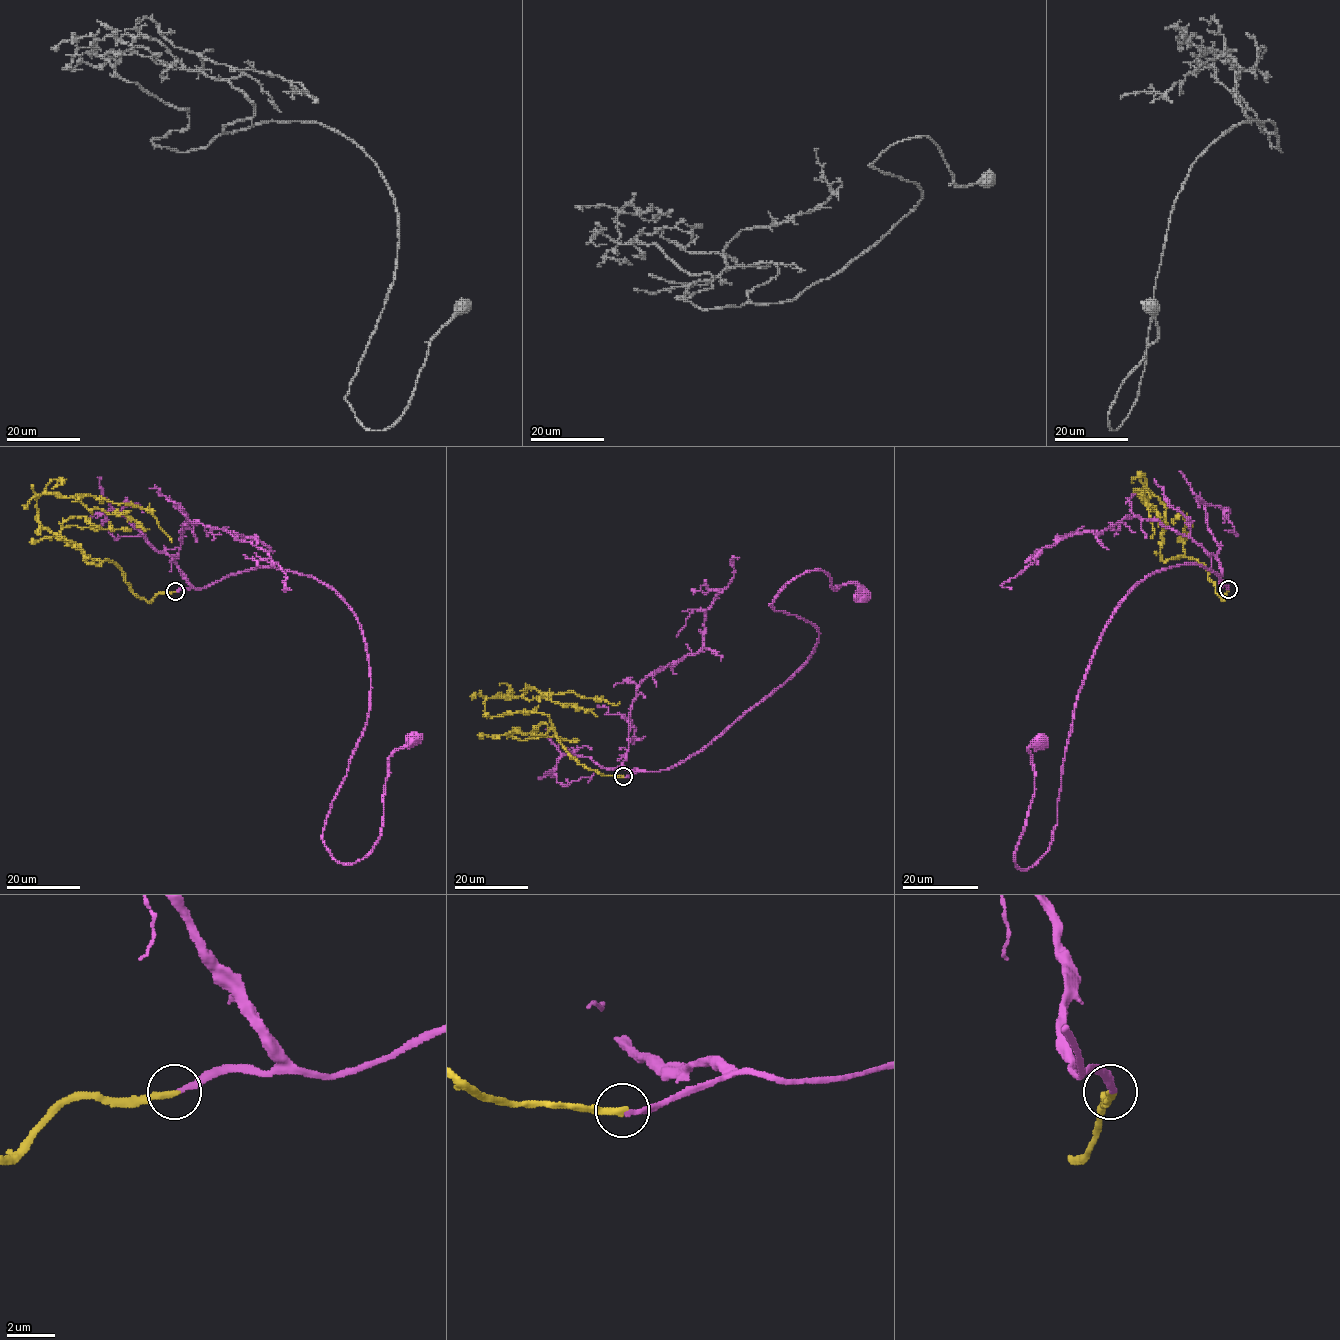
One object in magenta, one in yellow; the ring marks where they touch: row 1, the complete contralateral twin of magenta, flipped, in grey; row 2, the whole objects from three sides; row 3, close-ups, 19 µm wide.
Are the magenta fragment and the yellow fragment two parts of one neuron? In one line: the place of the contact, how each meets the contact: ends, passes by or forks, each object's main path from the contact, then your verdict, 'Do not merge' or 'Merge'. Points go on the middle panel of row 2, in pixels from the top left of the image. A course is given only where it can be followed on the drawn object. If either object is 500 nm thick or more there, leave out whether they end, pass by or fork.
Place: (623, 776). At the ring magenta ends. At the ring yellow ends. Course of magenta: (623, 777), (700, 752), (808, 659), (818, 631), (770, 605), (786, 585), (819, 569), (862, 596). Course of yellow: (623, 777), (578, 763), (547, 715), (485, 716), (484, 707), (491, 697), (520, 696), (529, 688), (620, 702). Merge

